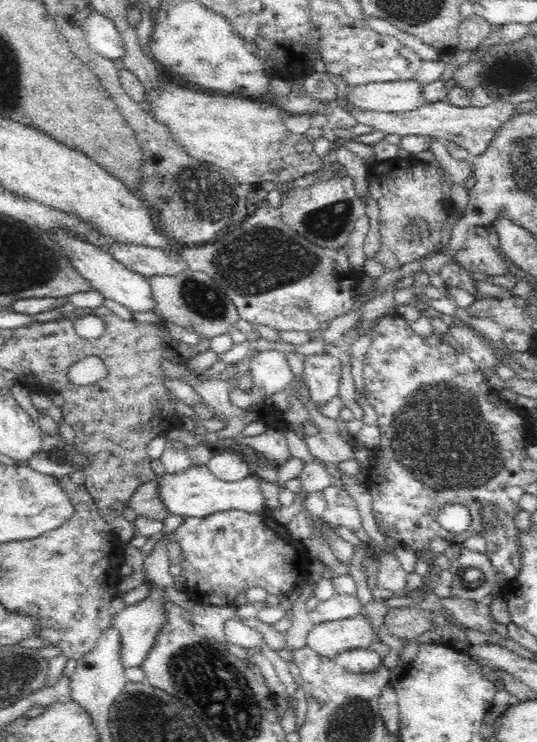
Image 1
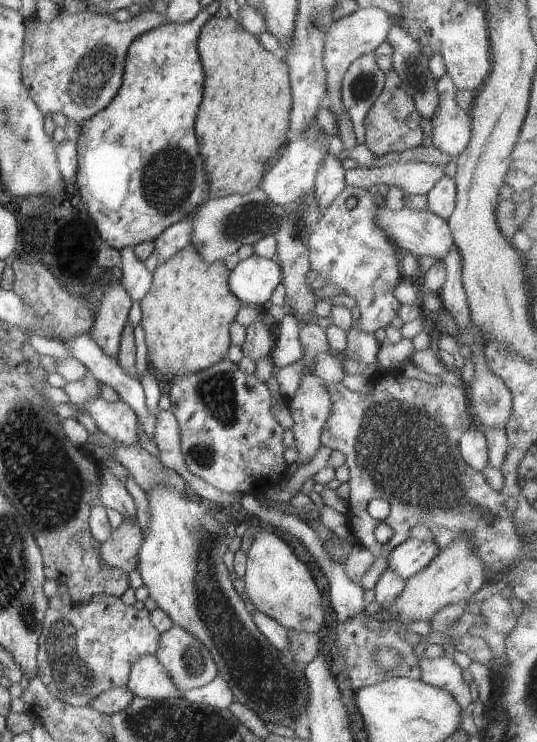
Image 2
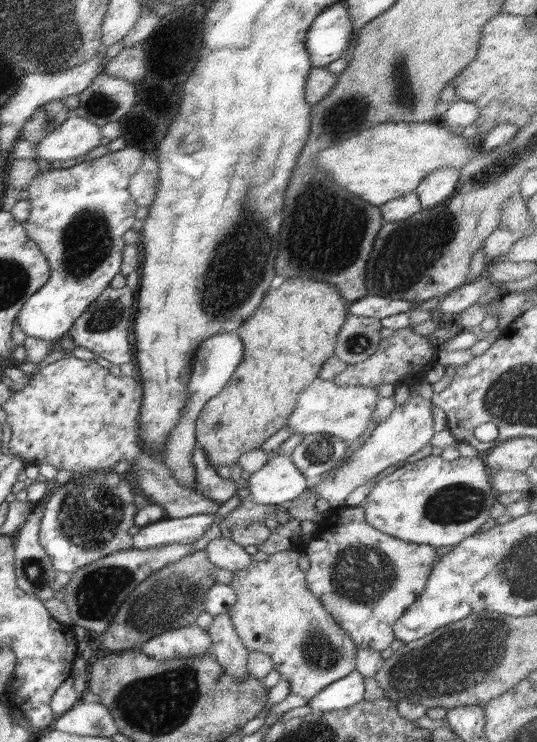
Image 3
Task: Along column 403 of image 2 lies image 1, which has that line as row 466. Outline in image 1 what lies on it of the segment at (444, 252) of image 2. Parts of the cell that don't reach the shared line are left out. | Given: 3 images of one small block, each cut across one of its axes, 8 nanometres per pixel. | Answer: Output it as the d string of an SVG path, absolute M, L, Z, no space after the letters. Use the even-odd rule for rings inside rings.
M211 449L210 461L207 462L207 468L212 474L220 480L234 482L244 480L246 476L252 474L252 466L242 455L233 451L218 451Z

